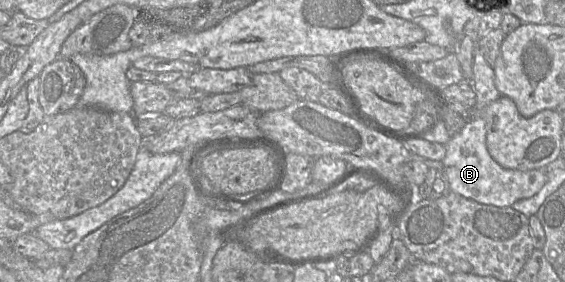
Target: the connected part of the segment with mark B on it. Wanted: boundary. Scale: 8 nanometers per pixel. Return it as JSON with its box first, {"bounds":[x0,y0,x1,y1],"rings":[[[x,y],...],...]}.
{"bounds":[441,114,547,207],"rings":[[[468,114],[463,129],[445,144],[446,155],[441,161],[450,191],[480,204],[497,207],[512,206],[514,202],[537,194],[547,182],[546,169],[520,171],[500,166],[486,147],[486,124],[482,117]]]}

